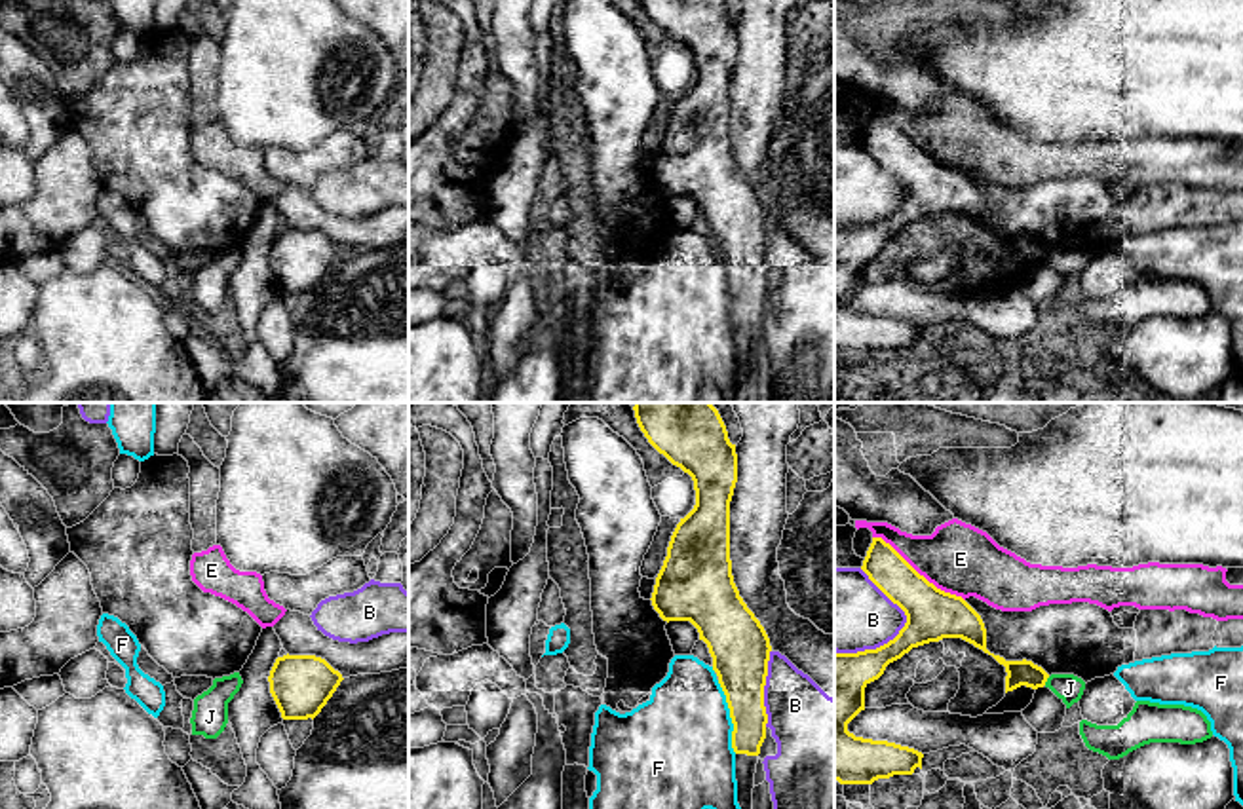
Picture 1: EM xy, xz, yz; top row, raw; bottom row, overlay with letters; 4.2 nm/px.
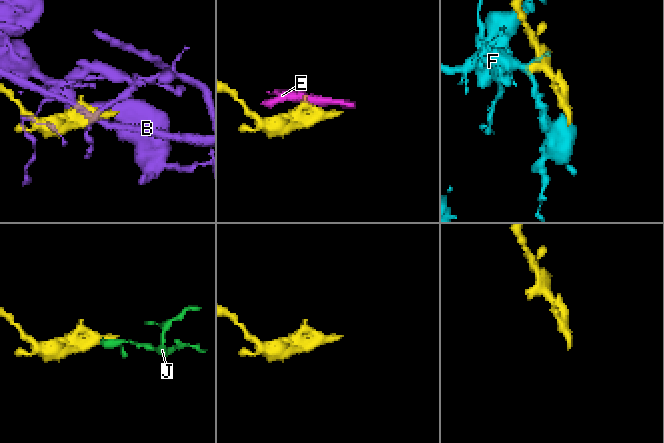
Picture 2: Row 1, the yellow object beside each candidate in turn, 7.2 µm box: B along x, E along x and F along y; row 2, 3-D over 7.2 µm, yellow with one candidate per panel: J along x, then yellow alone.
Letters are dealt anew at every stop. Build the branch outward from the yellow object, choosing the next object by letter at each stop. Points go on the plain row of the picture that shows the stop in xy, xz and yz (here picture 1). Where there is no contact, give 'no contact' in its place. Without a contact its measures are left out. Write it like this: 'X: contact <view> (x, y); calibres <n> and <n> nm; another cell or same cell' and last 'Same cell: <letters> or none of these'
B: contact yz (899, 206); calibres 220 and 340 nm; another cell
E: contact yz (917, 147); calibres 220 and 300 nm; another cell
F: contact xz (730, 291); calibres 240 and 440 nm; another cell
J: contact yz (1046, 255); calibres 110 and 120 nm; another cell
Same cell: none of these

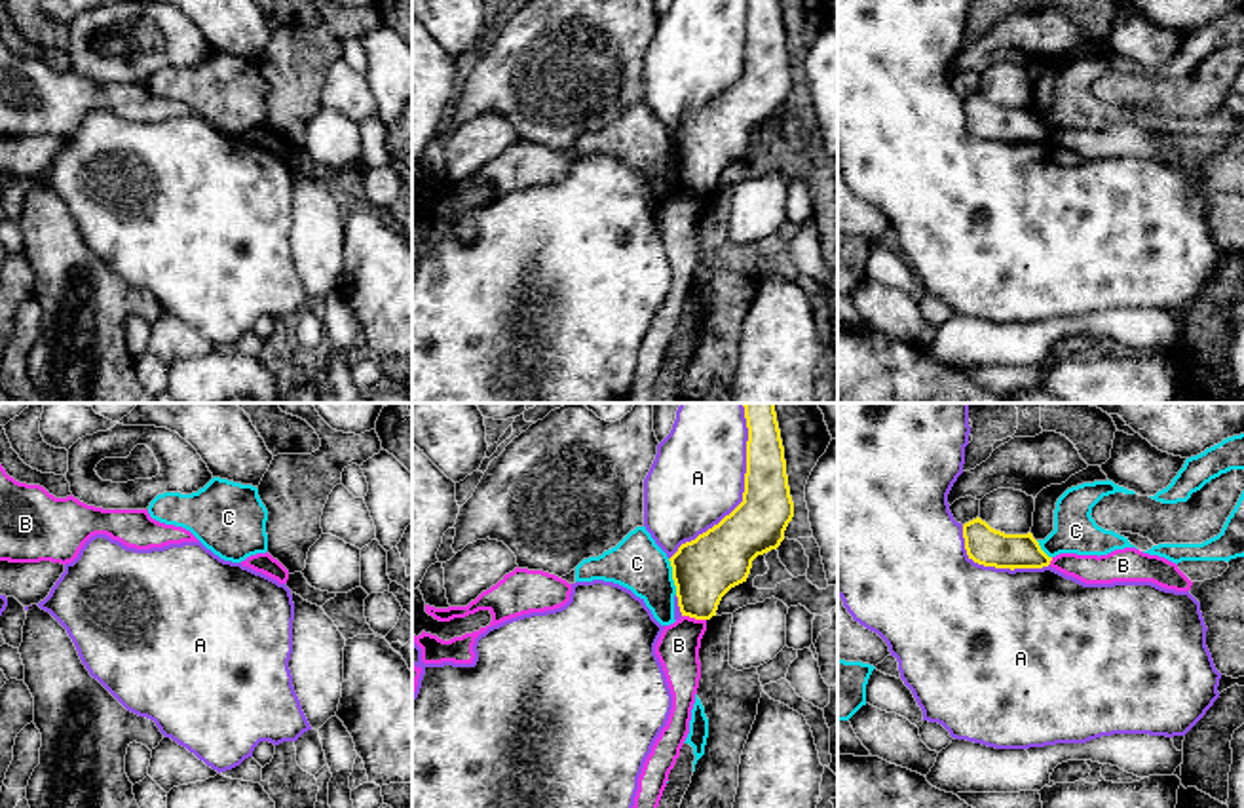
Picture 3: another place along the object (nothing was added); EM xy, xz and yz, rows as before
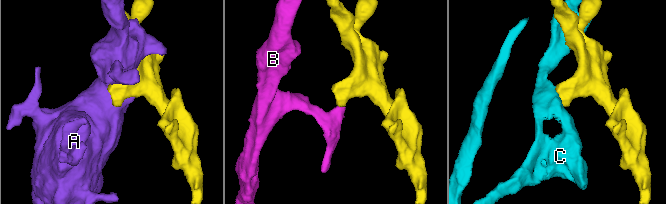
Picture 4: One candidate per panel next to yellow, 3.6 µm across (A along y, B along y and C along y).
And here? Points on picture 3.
A: contact xz (743, 75); calibres 260 and 400 nm; another cell
B: contact xz (694, 191); calibres 280 and 180 nm; another cell
C: contact xz (673, 151); calibres 280 and 220 nm; another cell
Same cell: none of these

